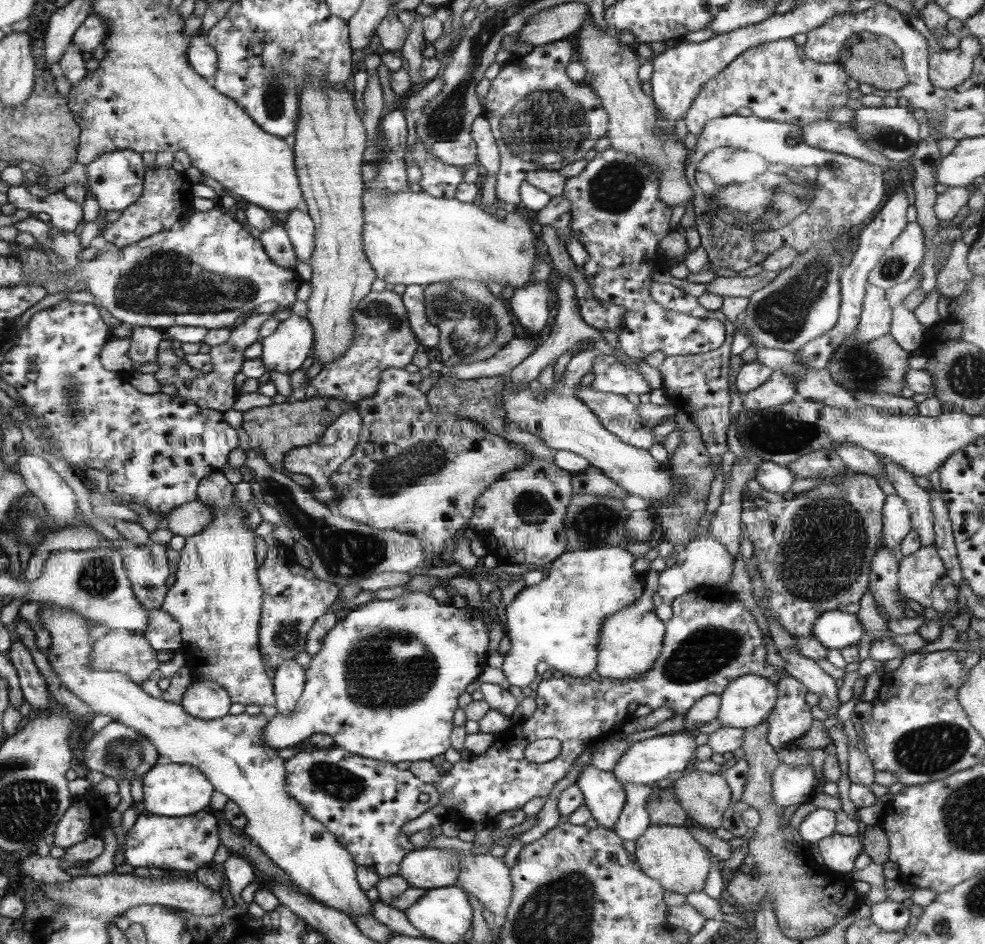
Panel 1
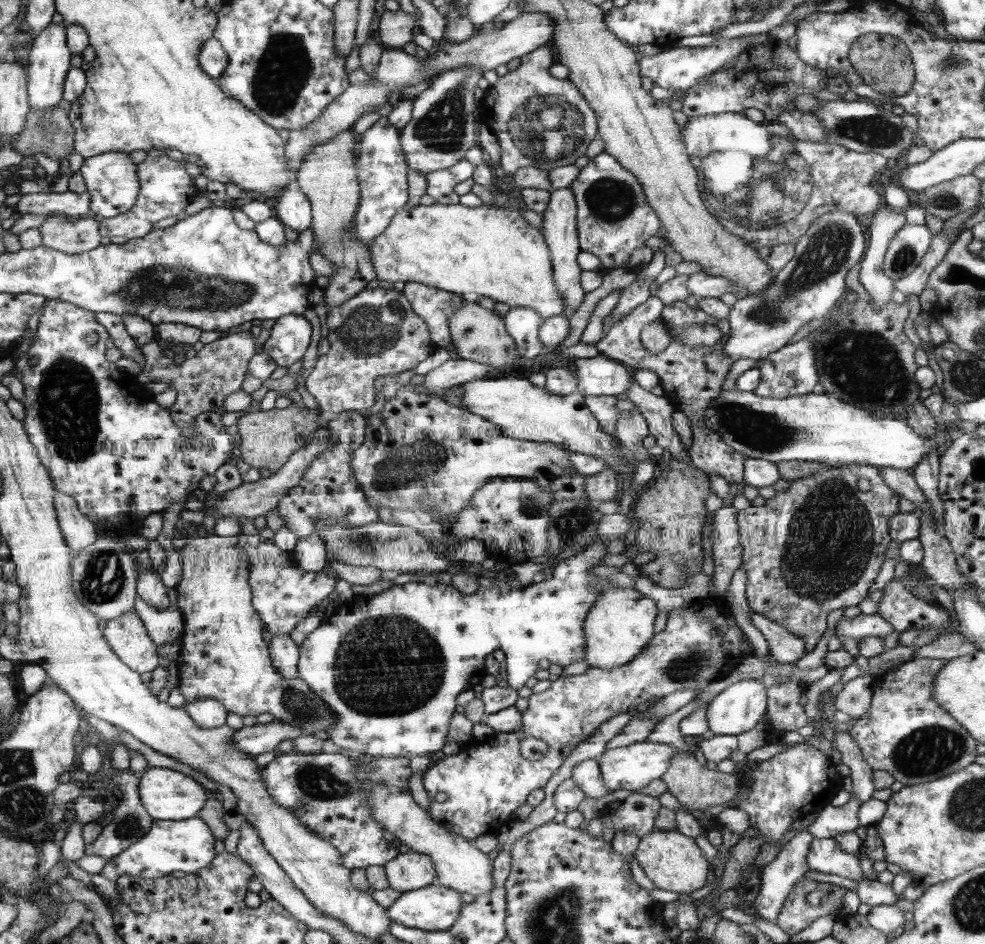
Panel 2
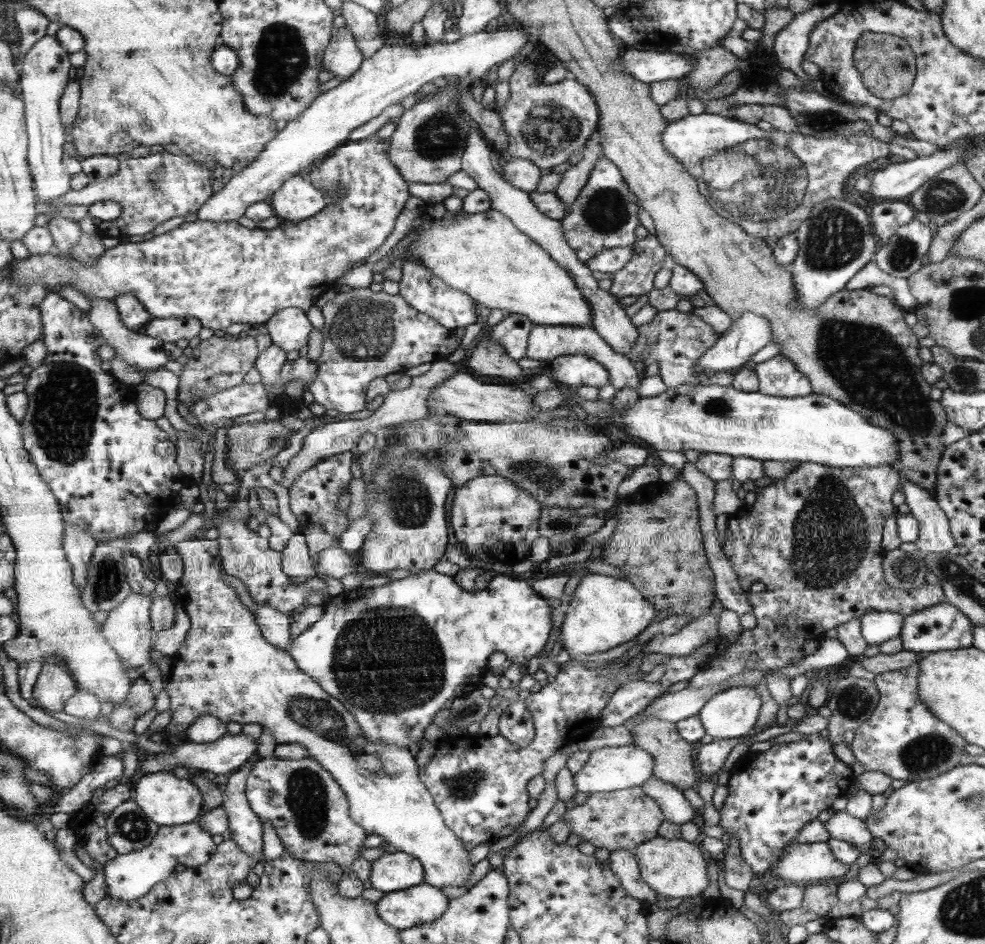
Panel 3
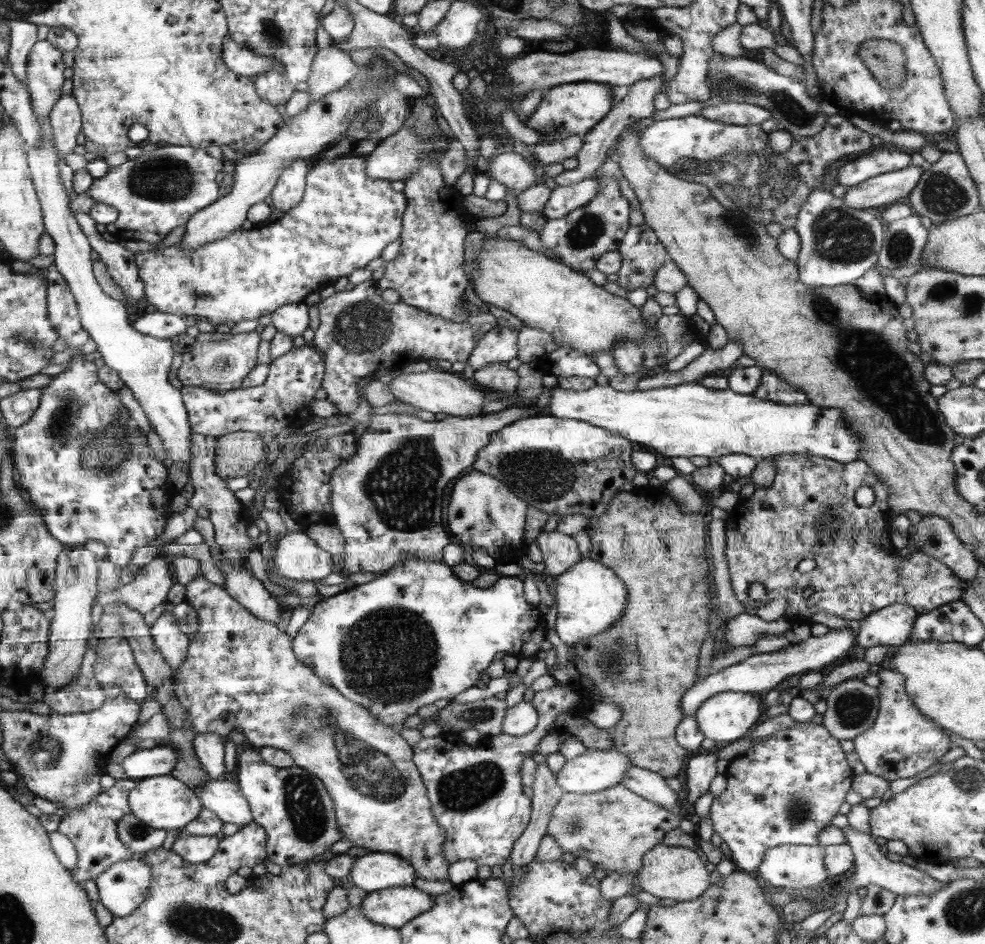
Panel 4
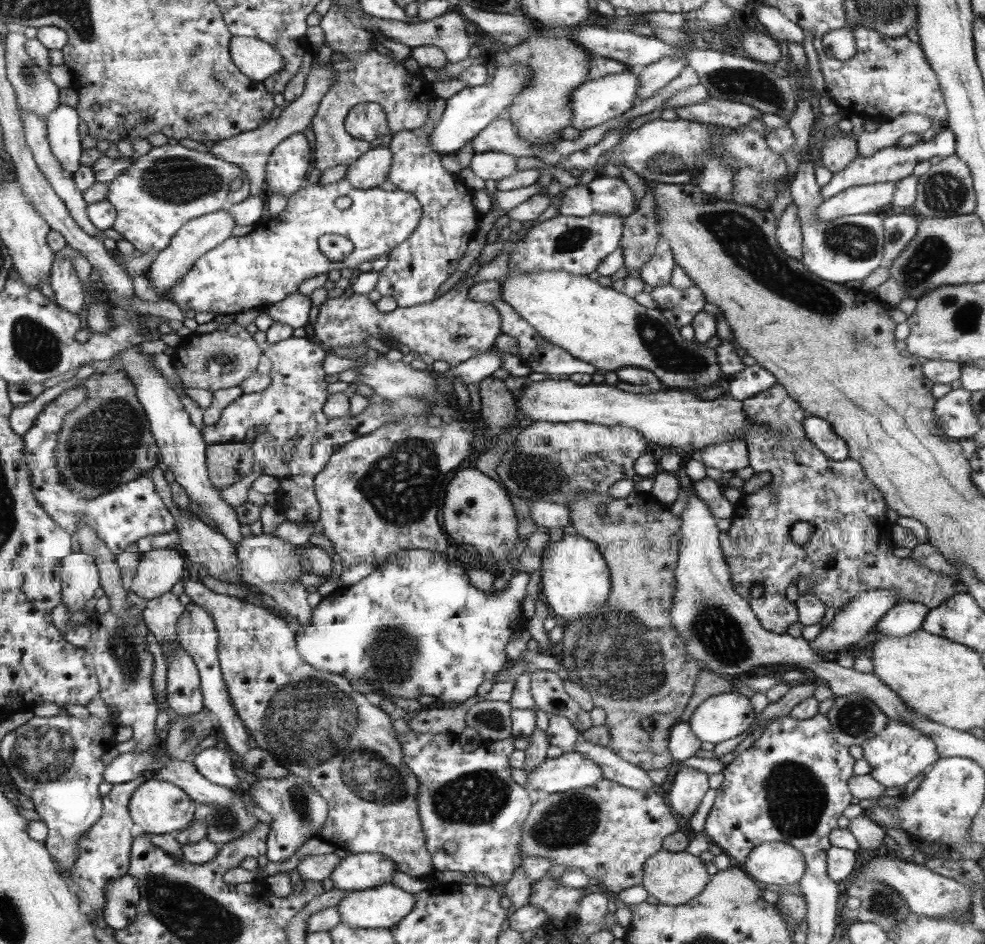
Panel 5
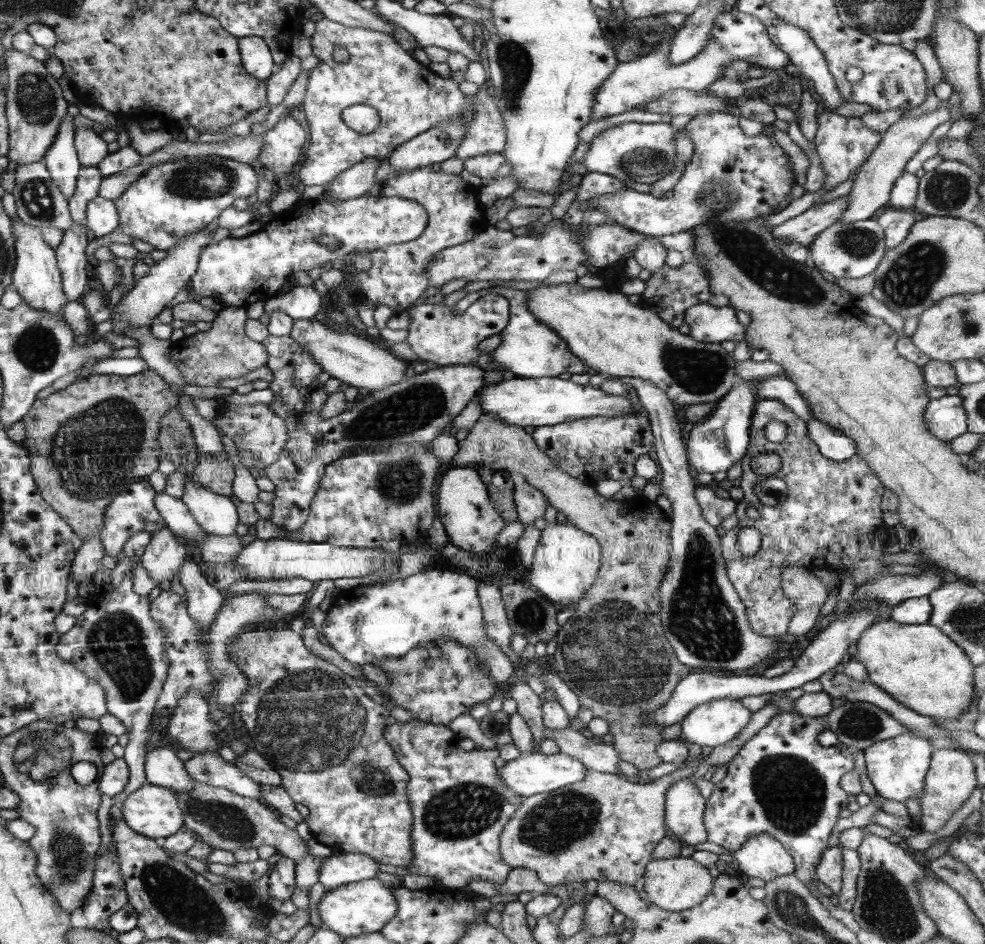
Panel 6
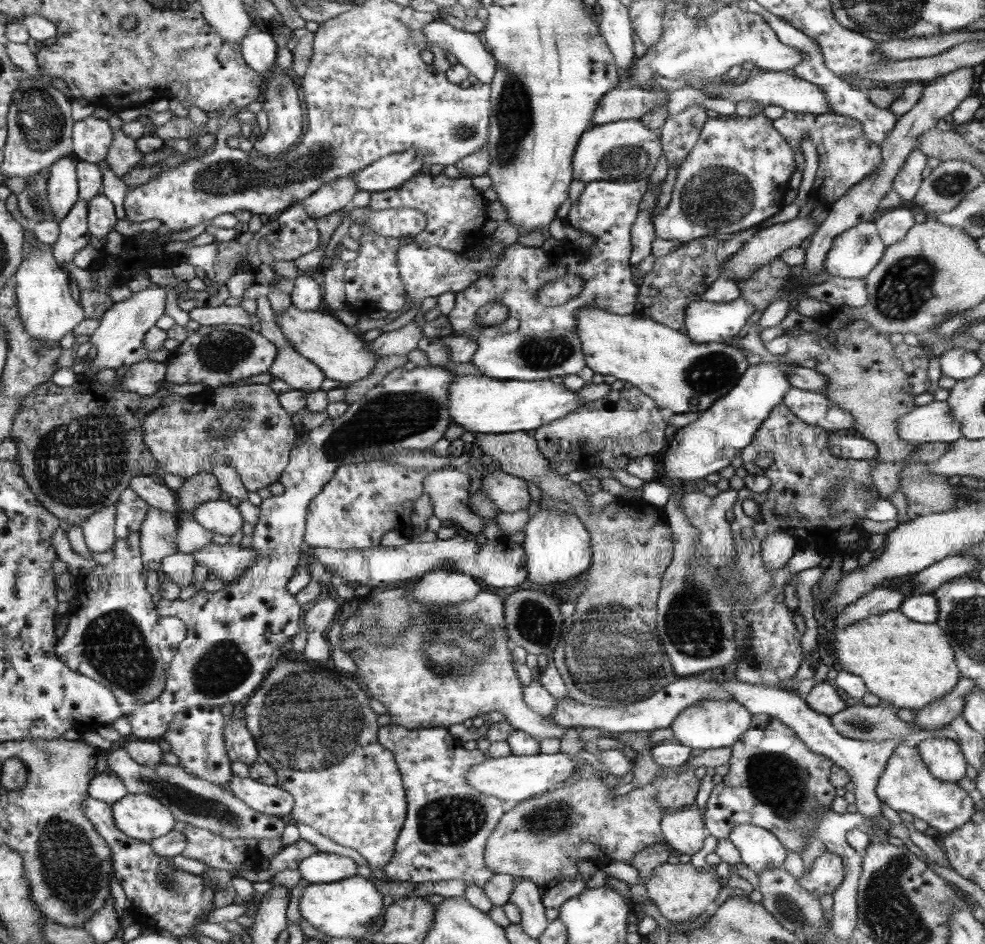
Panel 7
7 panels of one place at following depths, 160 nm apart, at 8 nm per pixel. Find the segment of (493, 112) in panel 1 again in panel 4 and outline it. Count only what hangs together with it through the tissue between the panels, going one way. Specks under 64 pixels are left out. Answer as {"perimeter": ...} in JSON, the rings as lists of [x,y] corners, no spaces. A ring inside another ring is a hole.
{"perimeter":[[[594,81],[561,84],[544,92],[542,102],[532,114],[527,116],[523,124],[542,134],[539,140],[542,144],[564,140],[569,136],[584,136],[613,110],[614,100],[617,100],[617,96],[614,95],[612,84]]]}

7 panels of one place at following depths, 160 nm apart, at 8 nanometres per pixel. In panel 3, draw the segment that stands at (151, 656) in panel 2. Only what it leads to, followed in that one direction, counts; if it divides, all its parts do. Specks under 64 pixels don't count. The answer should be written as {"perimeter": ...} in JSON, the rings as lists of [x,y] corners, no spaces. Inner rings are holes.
{"perimeter":[[[131,592],[116,608],[113,608],[102,625],[101,631],[105,635],[105,639],[117,651],[121,659],[124,661],[128,669],[134,667],[147,668],[154,659],[153,643],[155,633],[152,627],[152,616],[149,608],[154,598],[154,593],[148,596],[139,592]]]}

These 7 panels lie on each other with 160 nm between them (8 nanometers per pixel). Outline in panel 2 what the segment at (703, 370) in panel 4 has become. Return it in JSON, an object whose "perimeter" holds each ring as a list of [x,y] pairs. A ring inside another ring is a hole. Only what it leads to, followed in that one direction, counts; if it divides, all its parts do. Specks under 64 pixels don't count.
{"perimeter":[[[829,210],[824,214],[821,214],[814,222],[811,222],[810,228],[800,237],[800,240],[795,244],[795,255],[792,260],[780,272],[775,273],[773,276],[773,281],[759,293],[756,295],[750,296],[740,296],[736,304],[731,308],[729,314],[730,321],[730,338],[724,345],[724,354],[728,355],[732,362],[735,362],[740,359],[754,359],[757,362],[760,360],[766,359],[769,354],[776,353],[776,351],[780,350],[780,348],[786,347],[790,339],[801,329],[804,328],[807,324],[810,324],[812,320],[820,320],[821,318],[826,318],[830,311],[834,306],[836,306],[836,302],[842,298],[842,294],[844,294],[844,290],[846,290],[846,284],[844,283],[844,279],[846,273],[850,268],[854,268],[855,264],[858,264],[862,260],[864,256],[864,250],[866,250],[866,230],[862,228],[860,223],[858,223],[858,219],[856,219],[856,215],[850,214],[849,212],[844,212],[843,210]]]}

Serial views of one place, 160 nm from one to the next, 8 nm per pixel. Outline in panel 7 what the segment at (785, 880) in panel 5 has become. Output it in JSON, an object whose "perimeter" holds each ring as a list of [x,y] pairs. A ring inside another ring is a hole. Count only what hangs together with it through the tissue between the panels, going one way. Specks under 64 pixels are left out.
{"perimeter":[[[750,824],[738,825],[728,839],[740,851],[742,864],[754,872],[783,867],[786,848],[772,832]]]}

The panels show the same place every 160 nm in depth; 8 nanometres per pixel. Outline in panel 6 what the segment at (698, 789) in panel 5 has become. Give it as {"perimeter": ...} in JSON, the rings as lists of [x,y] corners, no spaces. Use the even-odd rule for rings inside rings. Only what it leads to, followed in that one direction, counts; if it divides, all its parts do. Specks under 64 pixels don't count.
{"perimeter":[[[693,777],[674,781],[666,796],[666,824],[669,825],[672,838],[684,847],[707,842],[705,809],[706,800],[694,784]]]}

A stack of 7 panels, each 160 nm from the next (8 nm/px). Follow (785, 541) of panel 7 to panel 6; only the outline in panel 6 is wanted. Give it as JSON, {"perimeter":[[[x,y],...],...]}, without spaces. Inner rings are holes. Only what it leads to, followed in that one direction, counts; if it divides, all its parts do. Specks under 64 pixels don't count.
{"perimeter":[[[783,566],[780,574],[783,593],[799,608],[814,608],[823,605],[828,590],[821,578],[809,575],[802,566]]]}

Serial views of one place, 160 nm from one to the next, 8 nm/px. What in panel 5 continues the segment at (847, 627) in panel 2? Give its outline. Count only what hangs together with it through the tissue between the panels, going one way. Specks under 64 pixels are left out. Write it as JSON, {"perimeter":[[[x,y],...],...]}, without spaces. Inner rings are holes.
{"perimeter":[[[897,602],[885,612],[875,624],[873,632],[885,636],[906,636],[922,626],[927,606],[918,602]]]}

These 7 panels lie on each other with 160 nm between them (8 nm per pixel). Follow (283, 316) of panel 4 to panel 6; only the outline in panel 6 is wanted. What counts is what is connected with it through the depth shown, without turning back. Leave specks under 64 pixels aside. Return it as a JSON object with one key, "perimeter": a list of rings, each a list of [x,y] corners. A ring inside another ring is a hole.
{"perimeter":[[[301,285],[264,301],[265,314],[282,311],[293,320],[314,319],[321,306],[322,297],[316,289]]]}

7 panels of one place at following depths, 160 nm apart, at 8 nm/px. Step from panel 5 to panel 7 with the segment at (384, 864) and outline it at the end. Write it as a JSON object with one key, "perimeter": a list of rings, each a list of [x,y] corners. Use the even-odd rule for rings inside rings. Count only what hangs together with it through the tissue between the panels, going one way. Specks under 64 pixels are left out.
{"perimeter":[[[319,851],[302,860],[297,869],[309,883],[322,884],[349,879],[359,872],[358,866],[352,858]]]}

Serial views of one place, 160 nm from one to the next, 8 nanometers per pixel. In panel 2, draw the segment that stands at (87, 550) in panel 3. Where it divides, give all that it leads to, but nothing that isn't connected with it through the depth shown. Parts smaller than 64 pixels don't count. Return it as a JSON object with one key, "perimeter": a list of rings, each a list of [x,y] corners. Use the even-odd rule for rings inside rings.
{"perimeter":[[[56,489],[54,503],[57,509],[57,519],[65,539],[74,554],[79,553],[84,547],[90,546],[97,538],[97,527],[94,523],[78,508],[75,500]]]}

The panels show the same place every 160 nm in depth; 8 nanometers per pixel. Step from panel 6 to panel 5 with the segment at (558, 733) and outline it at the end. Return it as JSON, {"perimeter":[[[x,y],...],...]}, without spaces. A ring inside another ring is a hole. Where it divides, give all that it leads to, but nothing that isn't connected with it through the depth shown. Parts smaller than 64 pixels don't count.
{"perimeter":[[[582,737],[574,751],[585,754],[590,760],[601,765],[604,769],[605,779],[625,785],[630,789],[638,789],[641,792],[654,792],[654,788],[656,788],[656,784],[648,776],[647,770],[620,758],[614,754],[614,749],[592,744]]]}

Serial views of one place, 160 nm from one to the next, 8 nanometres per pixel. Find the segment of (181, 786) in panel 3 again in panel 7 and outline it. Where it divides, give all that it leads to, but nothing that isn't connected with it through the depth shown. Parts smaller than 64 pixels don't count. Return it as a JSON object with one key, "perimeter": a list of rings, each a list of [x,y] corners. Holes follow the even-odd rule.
{"perimeter":[[[129,794],[112,806],[117,828],[146,843],[172,832],[177,821],[168,805],[148,794]]]}

